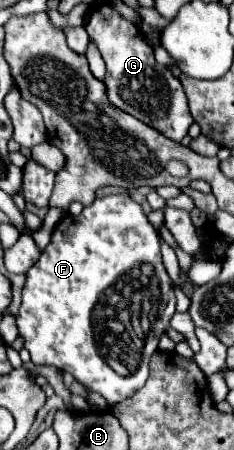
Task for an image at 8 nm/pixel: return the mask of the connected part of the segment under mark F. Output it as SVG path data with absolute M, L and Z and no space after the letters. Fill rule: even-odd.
M118 193L118 195L106 195L96 199L92 205L84 207L80 215L64 215L62 221L58 221L58 225L54 227L52 239L46 245L46 249L42 251L40 259L26 271L26 285L22 289L22 305L18 309L18 317L16 317L16 325L18 325L18 335L24 339L24 347L30 353L30 359L34 365L54 365L60 371L70 373L78 383L86 385L90 391L102 395L108 405L116 405L128 397L132 397L148 379L148 363L152 353L158 349L158 341L162 337L162 333L166 331L172 315L176 311L176 297L174 297L174 287L172 287L172 279L166 273L166 267L162 263L162 255L160 255L160 235L158 229L148 221L142 205L138 205L128 193ZM110 365L120 365L126 367L126 375L116 373Z

